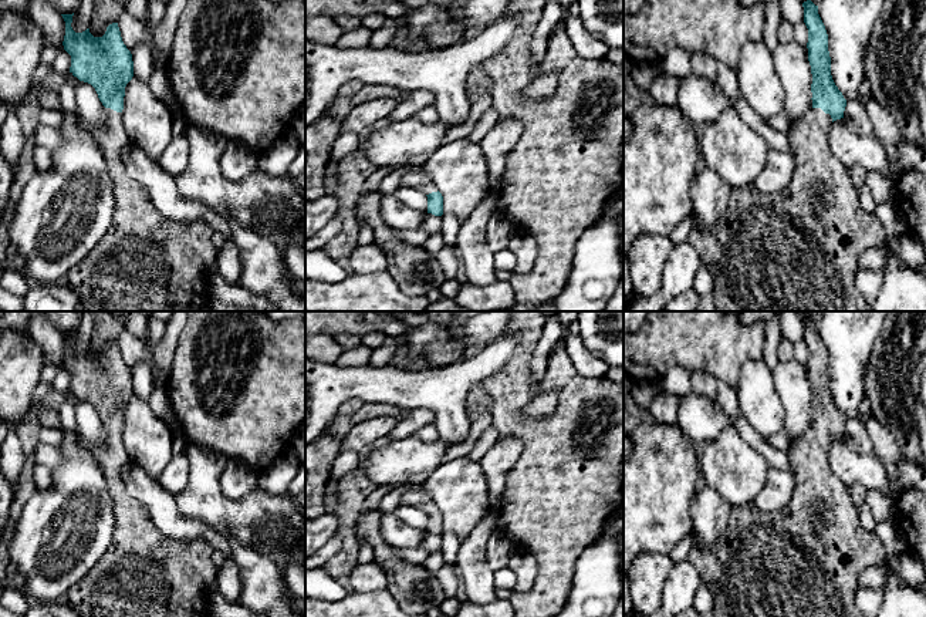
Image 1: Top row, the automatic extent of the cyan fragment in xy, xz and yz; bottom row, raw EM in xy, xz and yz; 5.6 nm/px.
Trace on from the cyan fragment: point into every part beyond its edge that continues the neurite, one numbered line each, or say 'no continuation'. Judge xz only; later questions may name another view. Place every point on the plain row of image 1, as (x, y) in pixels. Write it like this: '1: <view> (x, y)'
1: xz (419, 498)

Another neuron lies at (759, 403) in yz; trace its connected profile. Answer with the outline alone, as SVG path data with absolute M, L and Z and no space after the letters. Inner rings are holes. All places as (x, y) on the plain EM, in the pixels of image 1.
M751 360L741 367L736 394L740 414L763 438L783 431L784 408L774 387L773 371L764 360Z

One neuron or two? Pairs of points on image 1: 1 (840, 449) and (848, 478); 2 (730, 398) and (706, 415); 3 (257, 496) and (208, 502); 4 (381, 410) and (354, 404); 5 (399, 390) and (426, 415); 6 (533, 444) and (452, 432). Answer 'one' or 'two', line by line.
1: one
2: two
3: one
4: two
5: two
6: two

